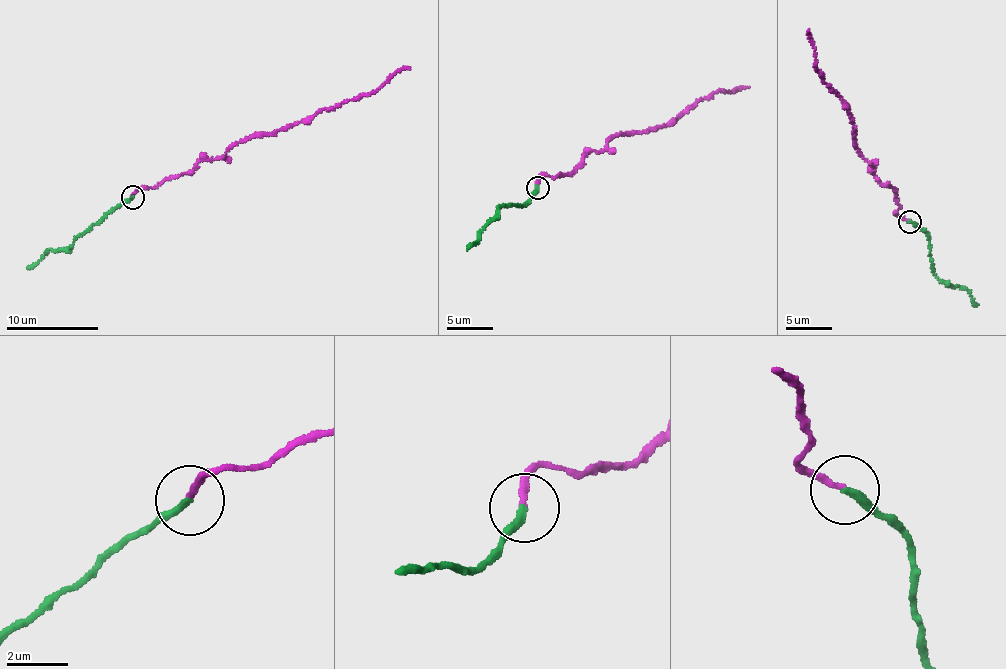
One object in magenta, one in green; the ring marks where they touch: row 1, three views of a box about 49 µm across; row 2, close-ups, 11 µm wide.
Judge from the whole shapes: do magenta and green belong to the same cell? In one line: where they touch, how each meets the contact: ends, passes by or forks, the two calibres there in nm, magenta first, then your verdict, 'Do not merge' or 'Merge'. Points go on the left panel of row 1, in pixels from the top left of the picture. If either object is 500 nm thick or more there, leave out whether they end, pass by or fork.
Place: (132, 197). At the ring magenta ends. At the ring green ends. Thickness 190 nm (magenta) against 240 nm. Do not merge

